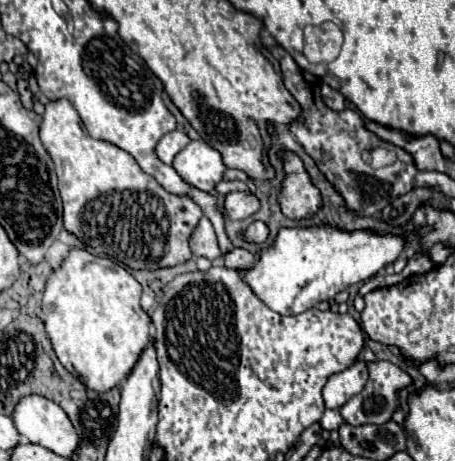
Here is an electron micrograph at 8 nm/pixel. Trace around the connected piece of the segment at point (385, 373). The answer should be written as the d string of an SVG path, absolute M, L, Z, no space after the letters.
M391 362L369 364L369 380L357 396L353 396L339 412L347 424L385 424L391 420L397 406L399 388L407 386L411 378L405 370Z

